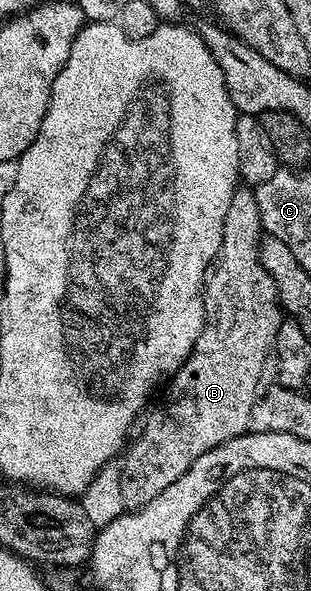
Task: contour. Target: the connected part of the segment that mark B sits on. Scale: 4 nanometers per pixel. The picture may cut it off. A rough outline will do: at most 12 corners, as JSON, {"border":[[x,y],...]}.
{"border":[[236,188],[201,336],[122,455],[140,510],[248,433],[285,320]]}

